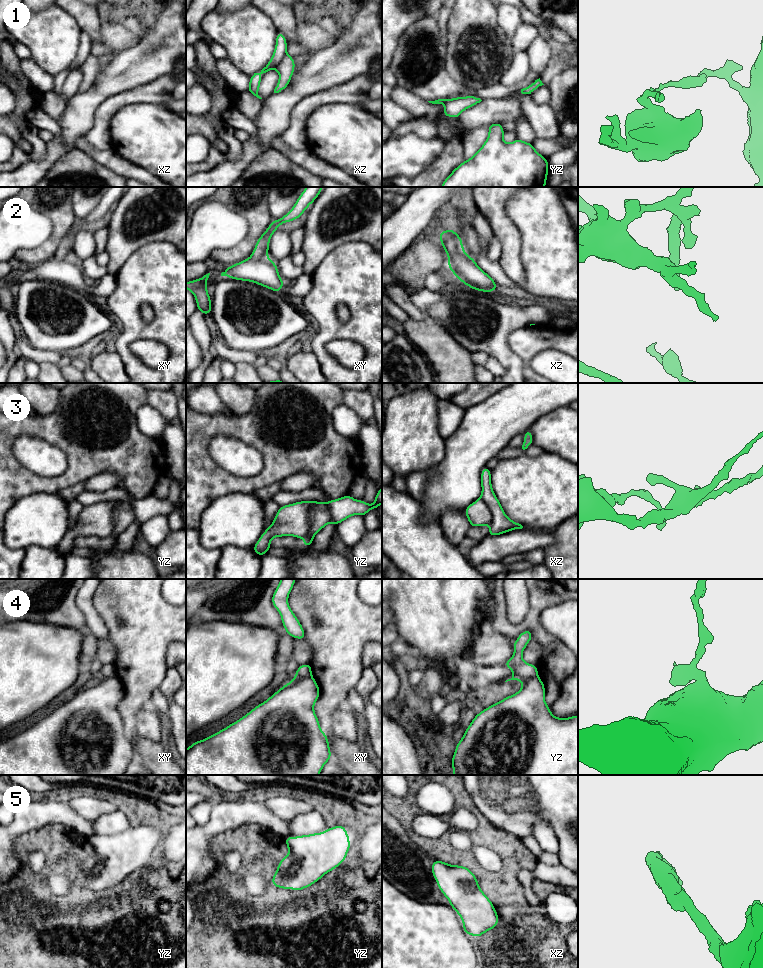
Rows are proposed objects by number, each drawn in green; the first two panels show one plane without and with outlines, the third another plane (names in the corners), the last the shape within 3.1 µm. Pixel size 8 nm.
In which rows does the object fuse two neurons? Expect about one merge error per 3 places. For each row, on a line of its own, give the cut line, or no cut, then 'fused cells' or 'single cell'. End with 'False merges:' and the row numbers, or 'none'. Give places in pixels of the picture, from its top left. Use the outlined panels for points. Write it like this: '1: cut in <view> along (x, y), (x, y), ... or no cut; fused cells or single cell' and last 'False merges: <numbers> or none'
1: cut in xz along (286, 53), (275, 68); fused cells
2: no cut; single cell
3: cut in yz along (321, 502), (314, 503), (309, 509), (310, 530), (304, 537); fused cells
4: no cut; single cell
5: cut in yz along (330, 853), (343, 852), (345, 858); fused cells
False merges: 1, 3, 5

